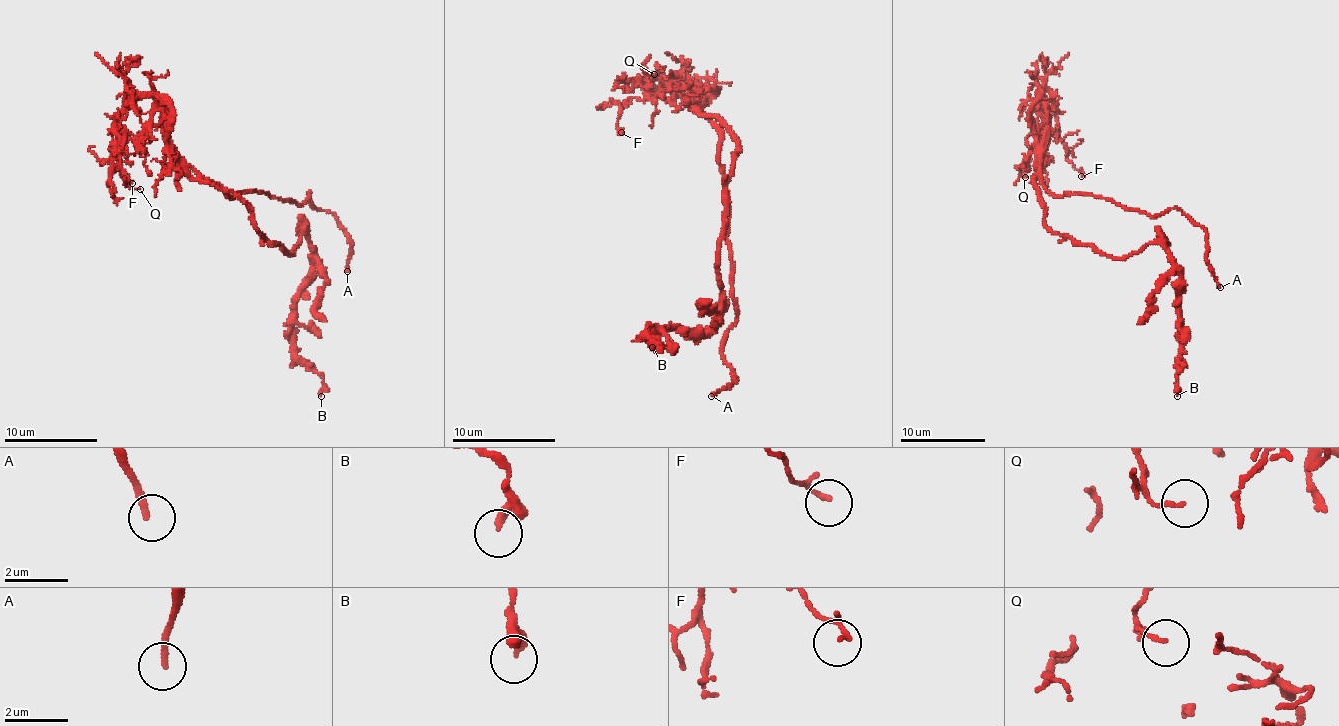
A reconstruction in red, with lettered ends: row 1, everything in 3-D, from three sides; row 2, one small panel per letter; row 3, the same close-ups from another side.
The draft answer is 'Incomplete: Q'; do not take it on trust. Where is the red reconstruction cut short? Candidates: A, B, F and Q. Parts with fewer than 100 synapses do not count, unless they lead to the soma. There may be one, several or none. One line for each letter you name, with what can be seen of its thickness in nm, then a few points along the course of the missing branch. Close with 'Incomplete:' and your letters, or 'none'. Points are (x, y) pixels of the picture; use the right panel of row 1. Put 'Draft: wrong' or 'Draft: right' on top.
Draft: wrong
A: calibre 190 nm; course (1220, 287), (1219, 298), (1242, 328), (1248, 329), (1242, 324), (1252, 322), (1271, 301), (1246, 232), (1228, 203)
Incomplete: A

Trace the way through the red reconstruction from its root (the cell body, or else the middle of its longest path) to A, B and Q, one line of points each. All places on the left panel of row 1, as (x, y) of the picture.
A: (244, 203), (208, 180), (231, 197), (261, 190), (300, 204), (311, 192), (350, 245), (347, 271)
B: (244, 203), (287, 254), (302, 234), (312, 244), (292, 349), (323, 380), (321, 396)
Q: (244, 203), (204, 181), (160, 127), (151, 126), (128, 140), (127, 157), (119, 155), (127, 184), (140, 189)

